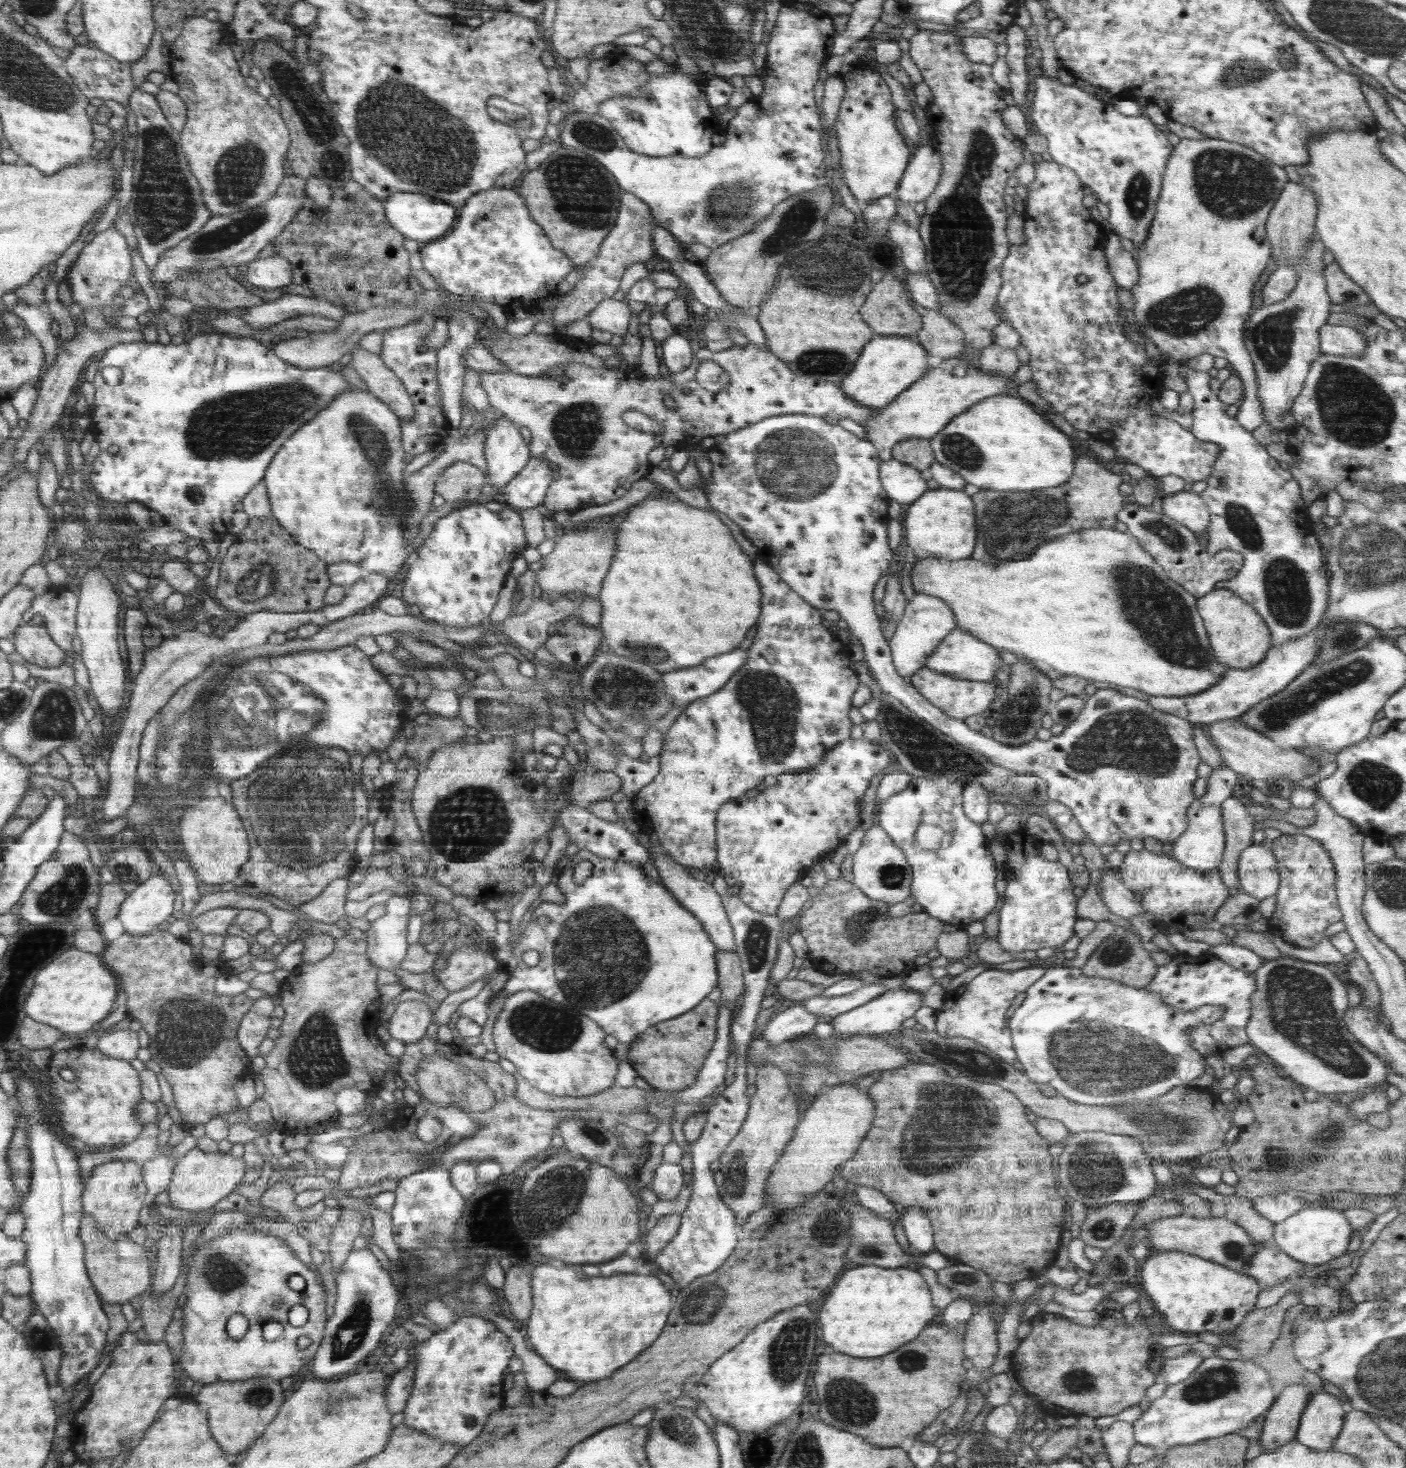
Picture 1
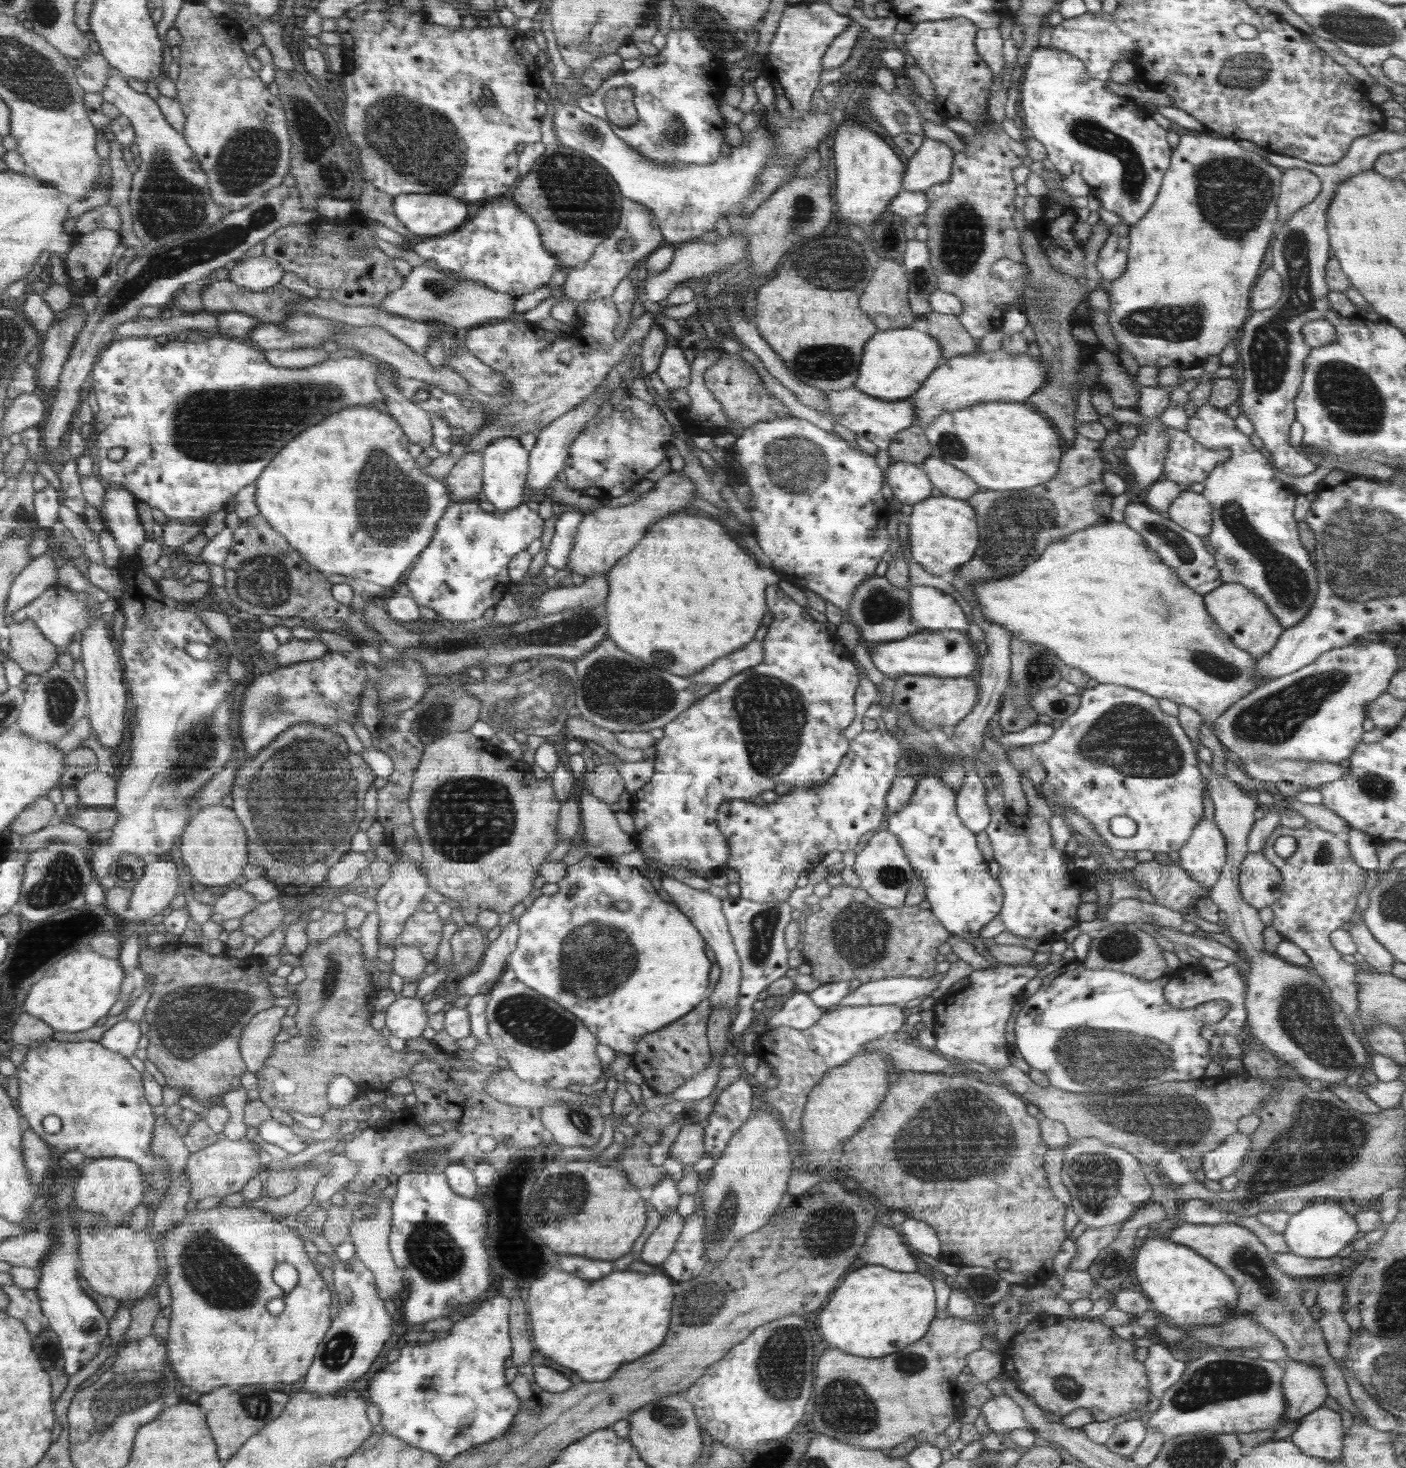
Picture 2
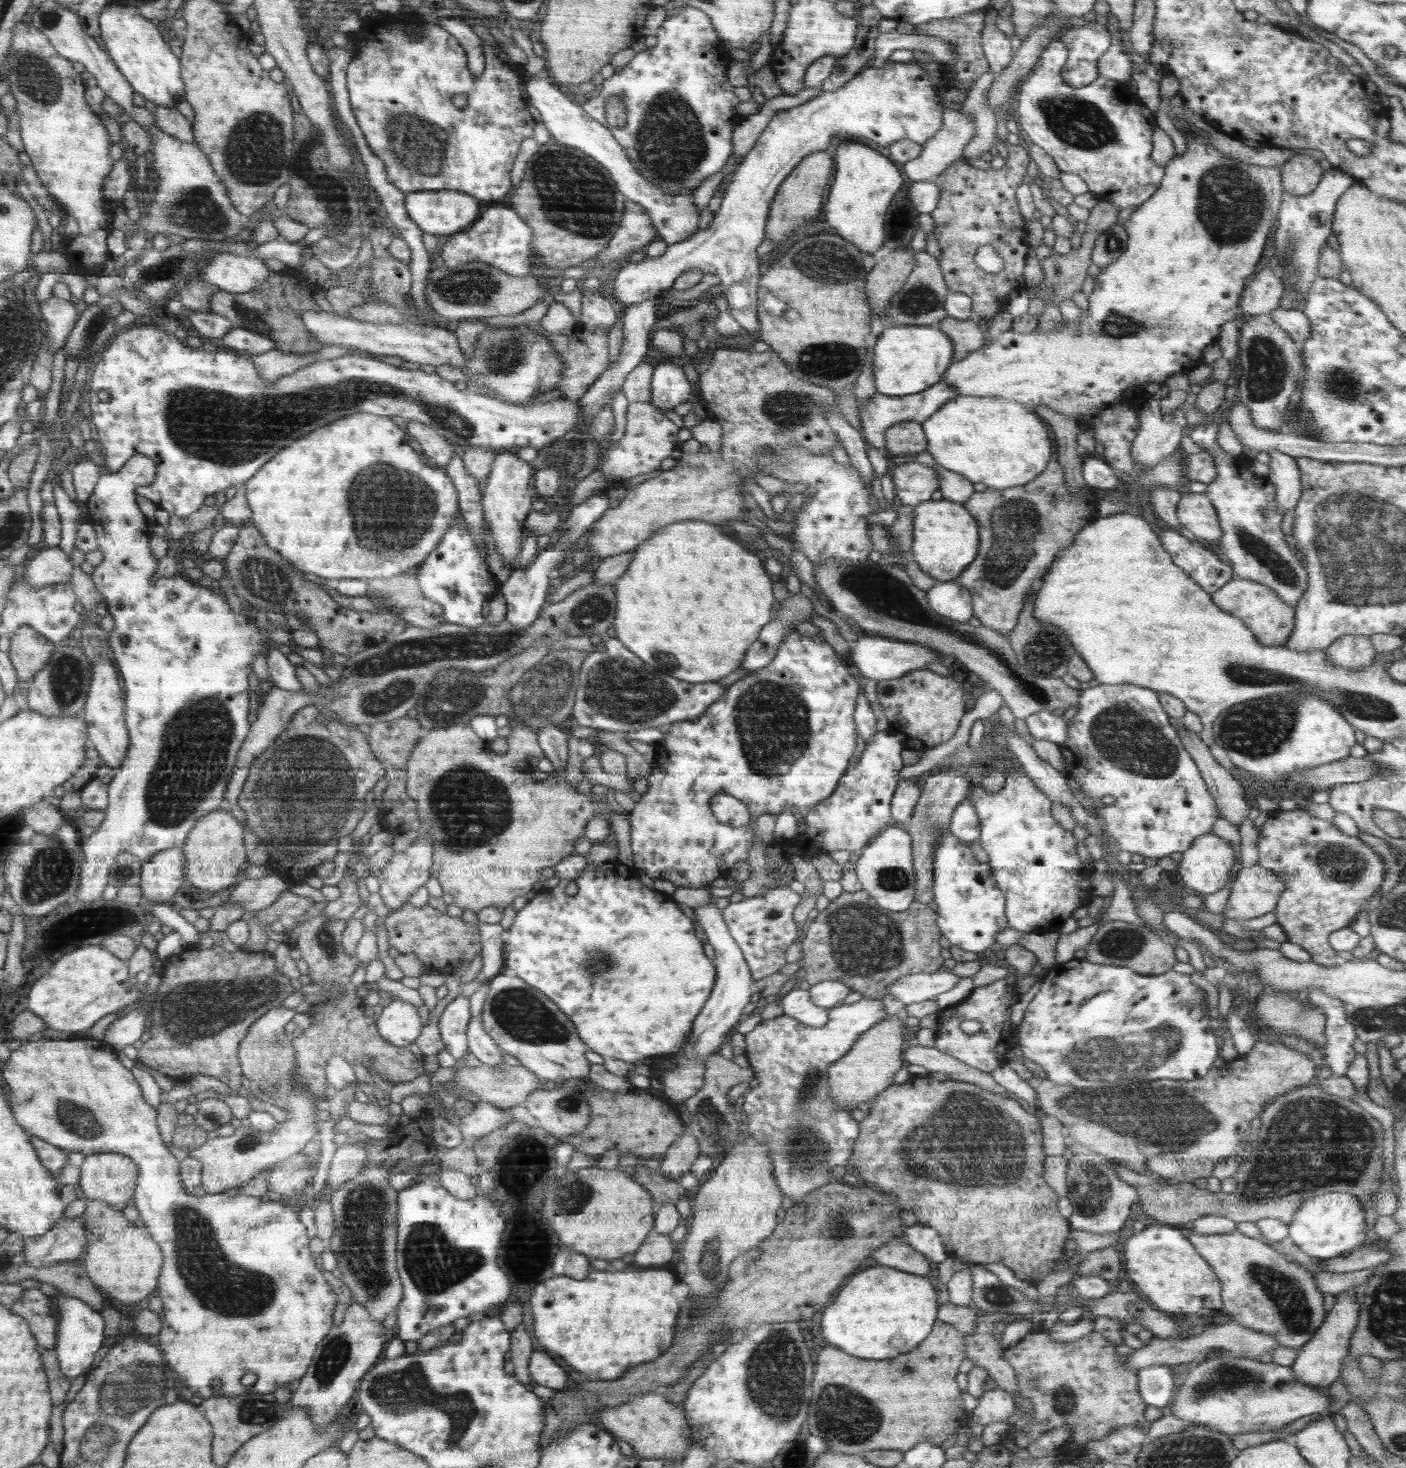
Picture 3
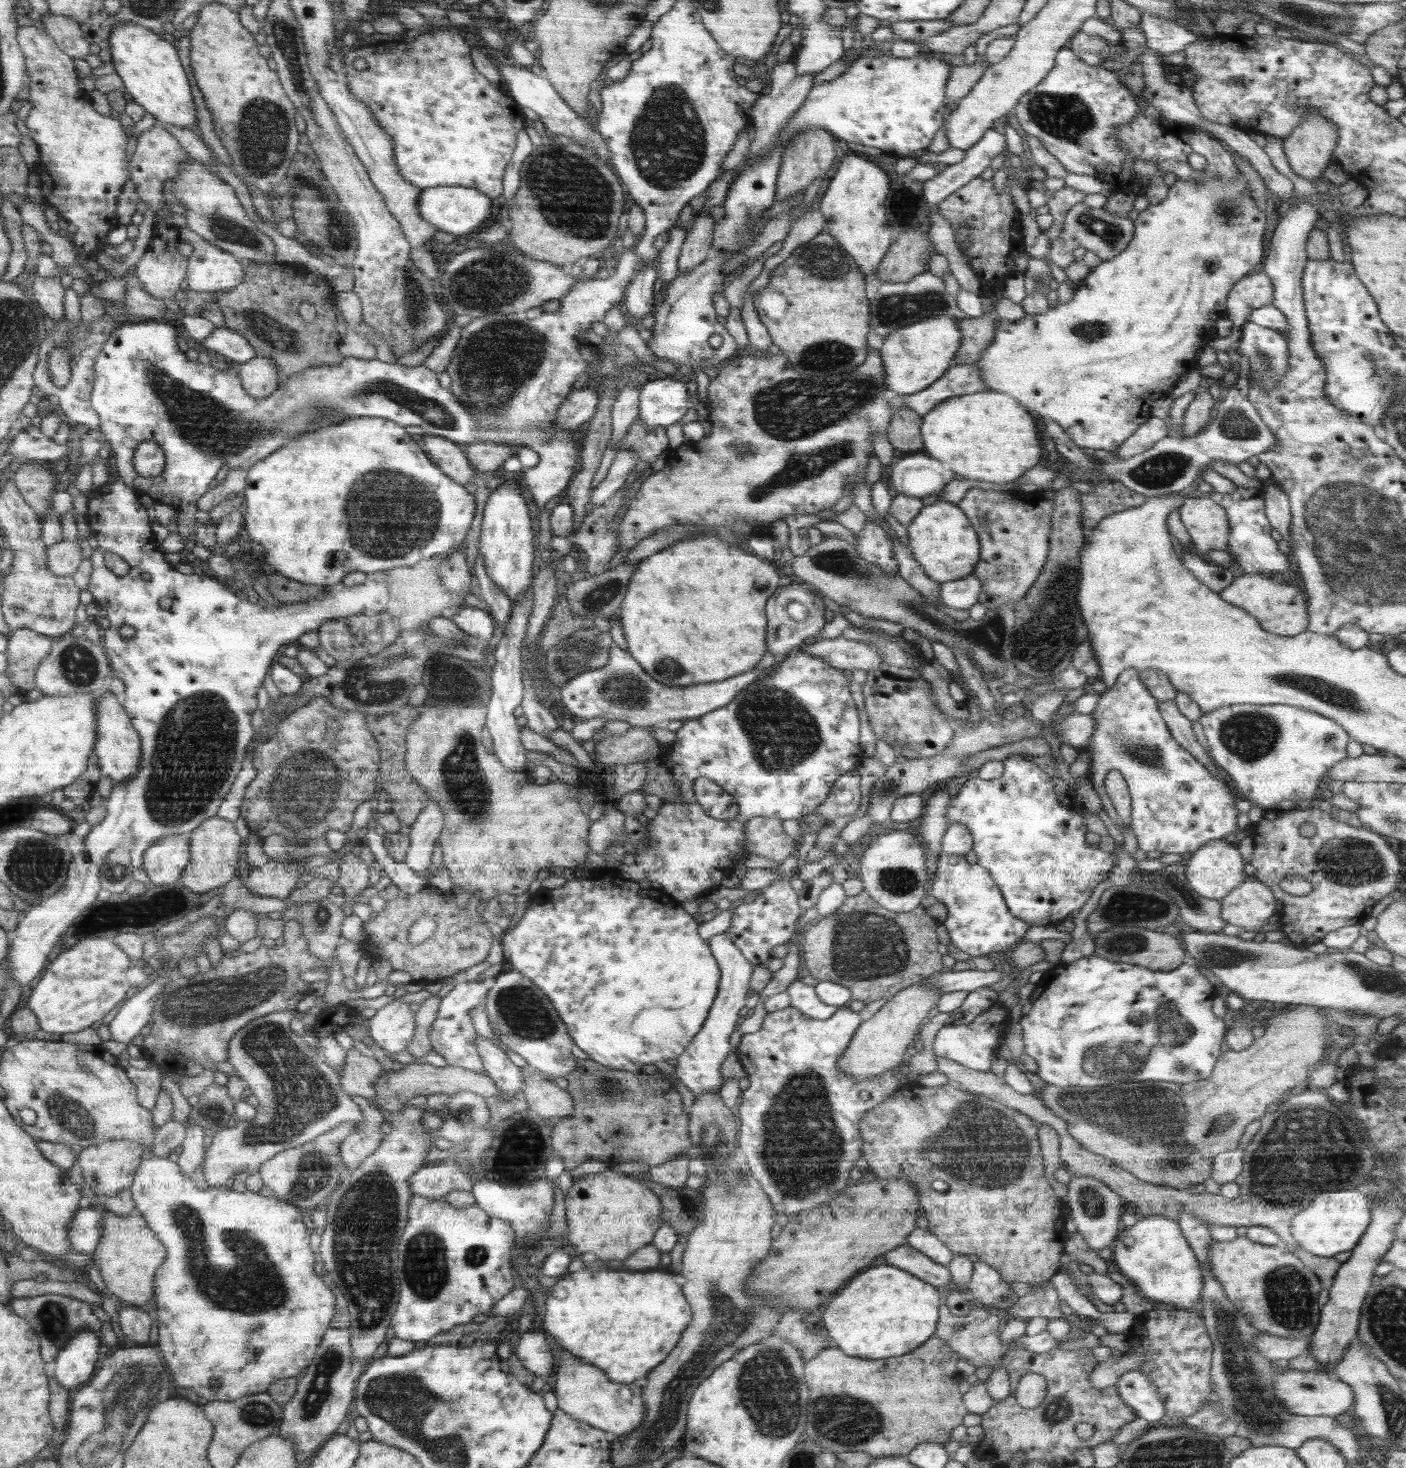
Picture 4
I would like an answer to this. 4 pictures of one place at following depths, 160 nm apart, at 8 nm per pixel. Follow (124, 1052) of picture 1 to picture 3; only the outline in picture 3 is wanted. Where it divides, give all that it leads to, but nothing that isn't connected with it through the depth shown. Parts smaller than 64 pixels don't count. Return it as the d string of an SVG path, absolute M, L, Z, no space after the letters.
M142 1009L128 1012L122 1017L118 1016L115 1021L109 1024L103 1041L119 1051L134 1044L136 1040L140 1040L140 1036L144 1032L146 1017L146 1013Z

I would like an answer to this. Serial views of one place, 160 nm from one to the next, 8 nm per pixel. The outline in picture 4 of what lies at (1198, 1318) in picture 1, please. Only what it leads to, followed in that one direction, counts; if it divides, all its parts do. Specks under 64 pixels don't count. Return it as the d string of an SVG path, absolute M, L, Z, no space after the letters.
M1163 1215L1138 1219L1132 1227L1122 1227L1112 1244L1113 1256L1119 1272L1159 1305L1188 1309L1201 1302L1201 1288L1205 1285L1202 1268L1194 1251L1184 1239L1179 1224Z

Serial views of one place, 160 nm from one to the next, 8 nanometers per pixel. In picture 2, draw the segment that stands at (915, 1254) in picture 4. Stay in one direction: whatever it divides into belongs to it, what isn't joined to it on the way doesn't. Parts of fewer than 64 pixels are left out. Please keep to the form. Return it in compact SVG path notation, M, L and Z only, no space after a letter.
M872 1224L866 1242L860 1249L860 1258L866 1264L882 1264L889 1270L916 1272L917 1258L903 1243L903 1238L893 1228L882 1224Z

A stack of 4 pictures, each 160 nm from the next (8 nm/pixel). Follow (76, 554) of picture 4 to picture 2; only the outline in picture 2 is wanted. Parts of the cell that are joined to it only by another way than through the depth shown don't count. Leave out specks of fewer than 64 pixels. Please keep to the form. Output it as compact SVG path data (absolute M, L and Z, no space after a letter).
M50 552L34 558L14 580L9 590L8 604L4 608L6 616L12 616L17 610L36 600L48 587L56 584L58 568L58 560Z

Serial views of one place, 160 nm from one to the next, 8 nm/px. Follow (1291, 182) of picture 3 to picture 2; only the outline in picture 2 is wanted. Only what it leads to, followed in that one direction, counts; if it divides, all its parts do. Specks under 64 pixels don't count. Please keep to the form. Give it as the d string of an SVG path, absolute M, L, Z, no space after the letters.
M1307 169L1283 170L1281 191L1277 202L1276 227L1283 226L1295 212L1308 206L1321 191L1321 180Z

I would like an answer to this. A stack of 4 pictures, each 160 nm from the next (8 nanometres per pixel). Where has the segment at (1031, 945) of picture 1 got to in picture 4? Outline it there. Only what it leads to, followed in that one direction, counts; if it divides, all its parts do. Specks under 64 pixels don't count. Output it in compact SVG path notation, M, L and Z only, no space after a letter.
M1014 754L1003 762L1004 770L1002 777L990 781L984 781L980 778L968 780L968 782L960 788L960 792L958 792L955 797L950 798L950 803L946 811L948 817L947 823L949 826L955 822L964 823L969 828L970 834L973 834L973 850L978 856L977 865L990 871L993 881L1001 890L1002 896L1012 916L1027 922L1030 926L1055 927L1058 922L1064 921L1068 914L1084 906L1086 900L1090 898L1092 890L1094 890L1100 882L1109 878L1109 872L1118 864L1118 860L1114 855L1108 852L1102 852L1098 846L1088 845L1086 843L1085 836L1088 829L1086 829L1084 817L1082 817L1082 814L1074 814L1074 812L1068 808L1068 805L1060 804L1052 778L1035 764L1034 757L1035 756L1028 754Z

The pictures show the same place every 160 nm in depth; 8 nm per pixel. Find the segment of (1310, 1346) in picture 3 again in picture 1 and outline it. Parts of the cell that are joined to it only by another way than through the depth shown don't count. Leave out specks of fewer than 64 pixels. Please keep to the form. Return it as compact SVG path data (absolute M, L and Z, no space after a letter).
M1303 1384L1287 1386L1267 1410L1261 1435L1258 1438L1263 1452L1276 1450L1295 1440L1302 1411L1306 1408L1312 1390Z

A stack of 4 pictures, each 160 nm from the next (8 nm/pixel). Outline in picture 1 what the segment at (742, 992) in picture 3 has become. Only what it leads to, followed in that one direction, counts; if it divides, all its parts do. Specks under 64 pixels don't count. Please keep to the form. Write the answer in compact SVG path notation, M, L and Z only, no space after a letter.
M662 845L653 847L654 848L648 849L648 855L650 855L650 859L654 861L658 874L662 882L665 882L668 890L682 902L682 906L697 915L718 950L735 951L736 936L733 934L733 925L729 921L728 912L725 908L722 908L720 896L714 892L714 888L712 888L707 881L702 882L702 880L692 878L683 865L674 862L674 859L662 848Z

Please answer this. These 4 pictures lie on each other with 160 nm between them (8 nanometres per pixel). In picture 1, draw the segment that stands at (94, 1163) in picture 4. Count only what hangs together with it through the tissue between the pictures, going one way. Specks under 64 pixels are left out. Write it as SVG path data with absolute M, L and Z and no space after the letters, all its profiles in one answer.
M114 1160L94 1167L90 1178L86 1181L82 1192L82 1206L86 1215L96 1220L98 1230L102 1231L110 1241L118 1241L124 1234L136 1229L138 1214L144 1204L146 1186L142 1182L139 1164L132 1160Z

